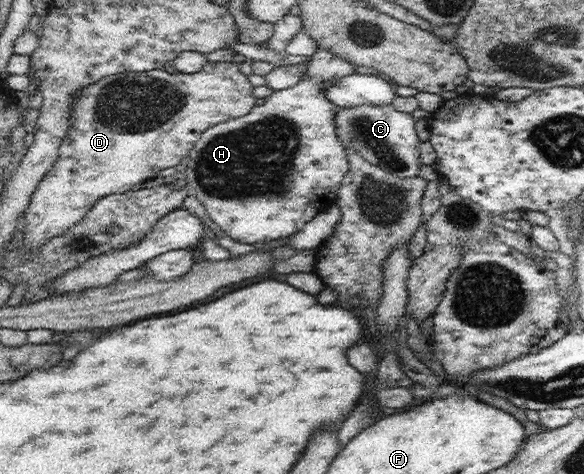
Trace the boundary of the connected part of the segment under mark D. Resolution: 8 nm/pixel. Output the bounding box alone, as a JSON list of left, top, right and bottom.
[23,60,257,255]

